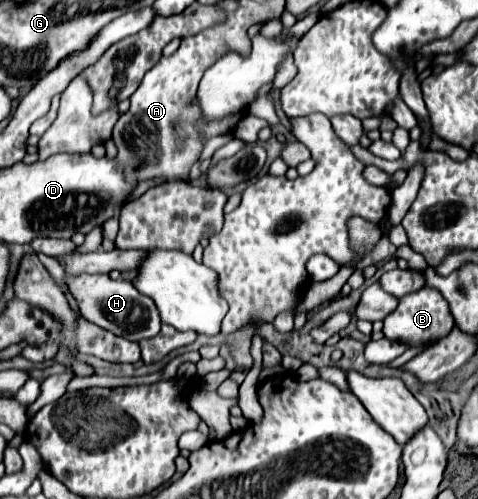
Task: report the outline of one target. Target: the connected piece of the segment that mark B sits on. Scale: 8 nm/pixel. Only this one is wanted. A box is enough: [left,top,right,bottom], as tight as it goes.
[383,288,453,346]

